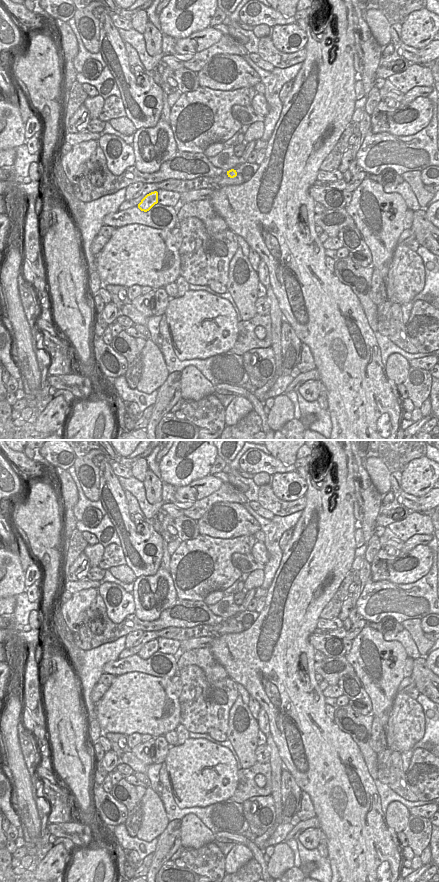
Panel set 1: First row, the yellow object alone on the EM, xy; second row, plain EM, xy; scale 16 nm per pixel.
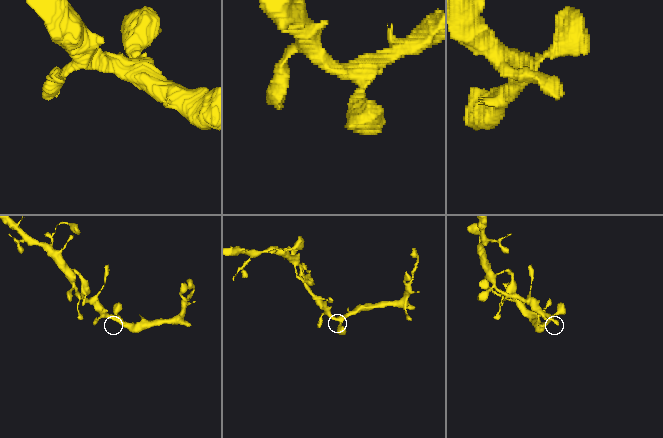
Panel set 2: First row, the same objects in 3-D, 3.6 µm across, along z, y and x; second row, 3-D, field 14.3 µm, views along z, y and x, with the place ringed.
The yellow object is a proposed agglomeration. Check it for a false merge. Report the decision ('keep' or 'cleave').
keep

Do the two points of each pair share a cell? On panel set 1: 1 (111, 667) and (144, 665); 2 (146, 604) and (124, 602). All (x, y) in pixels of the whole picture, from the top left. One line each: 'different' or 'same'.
1: same
2: different

